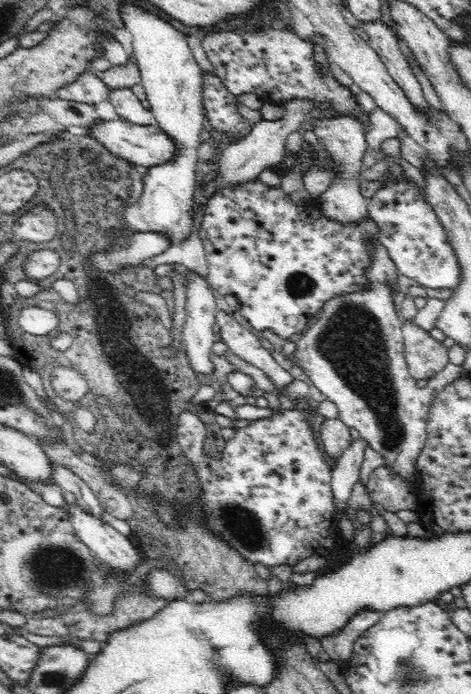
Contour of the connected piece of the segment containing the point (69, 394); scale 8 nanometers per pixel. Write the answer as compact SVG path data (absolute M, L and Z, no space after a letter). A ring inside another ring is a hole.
M58 366L52 370L52 386L54 390L60 394L60 396L73 404L79 406L87 406L85 401L85 394L87 393L88 386L86 380L72 368L66 368L66 366Z

